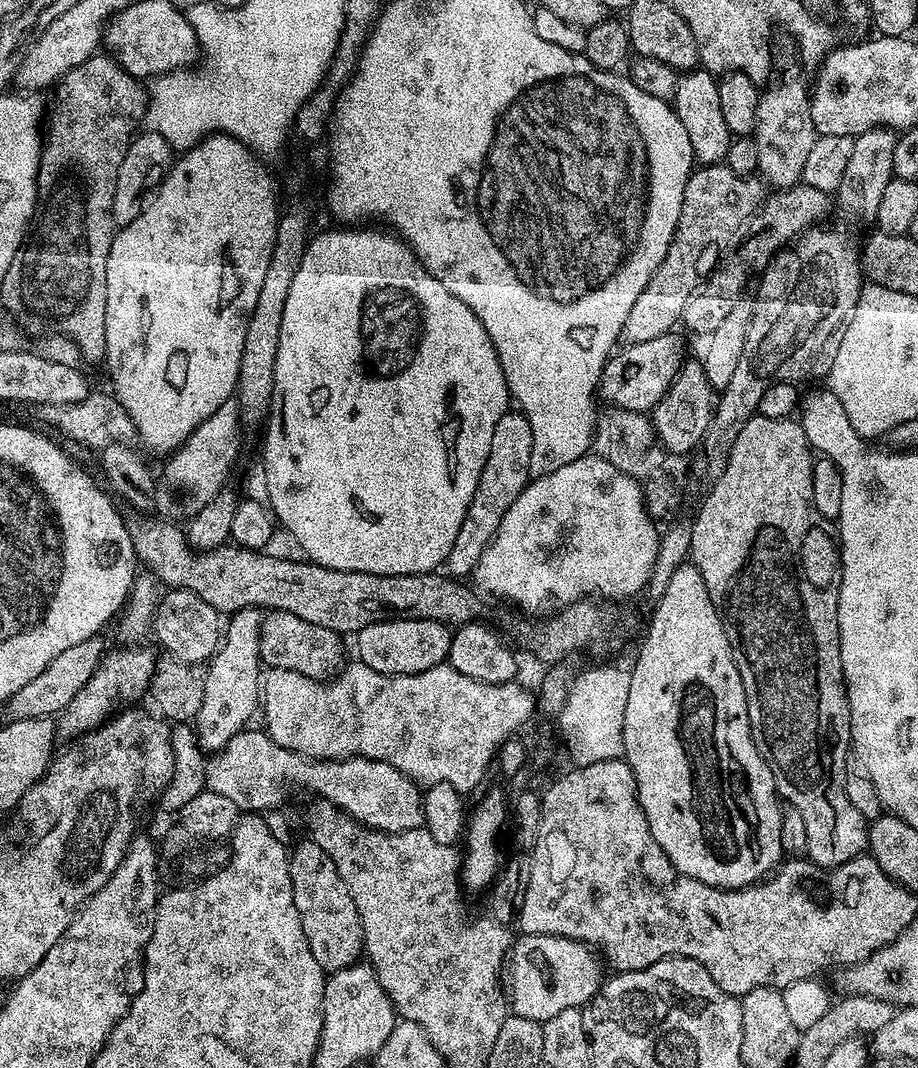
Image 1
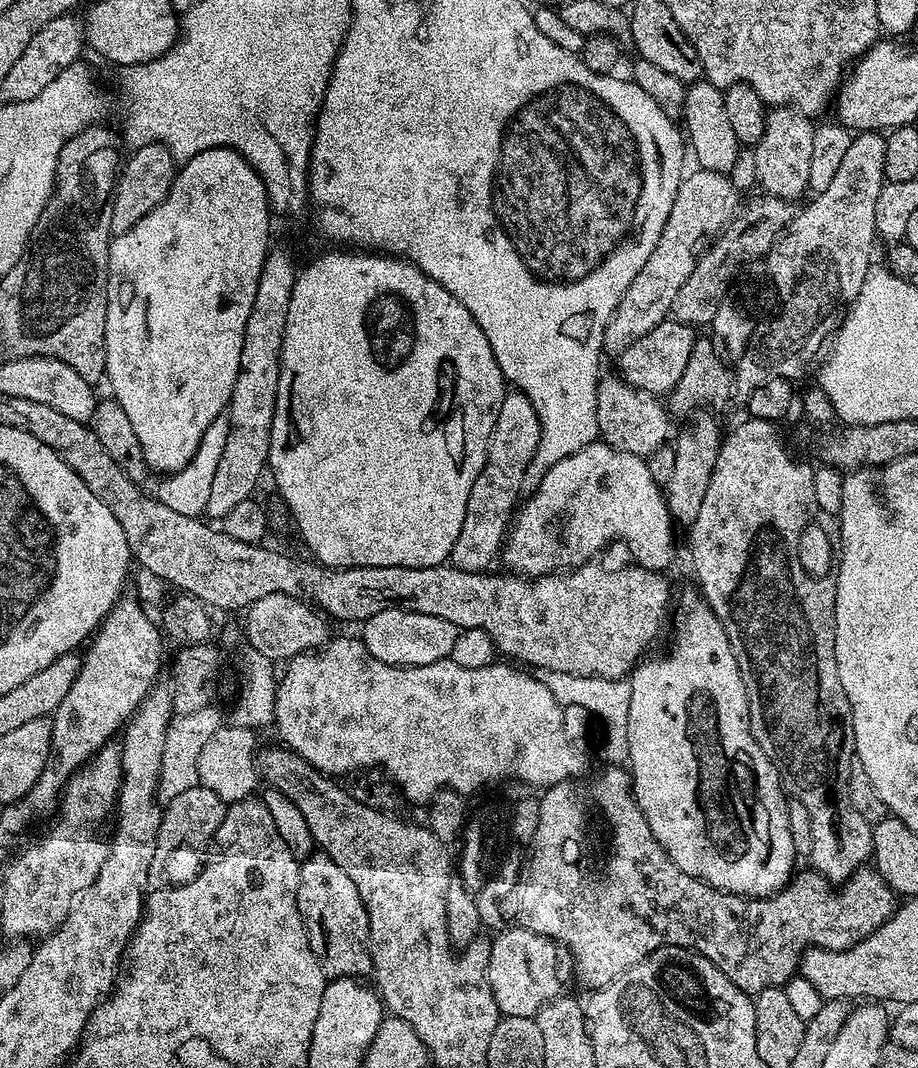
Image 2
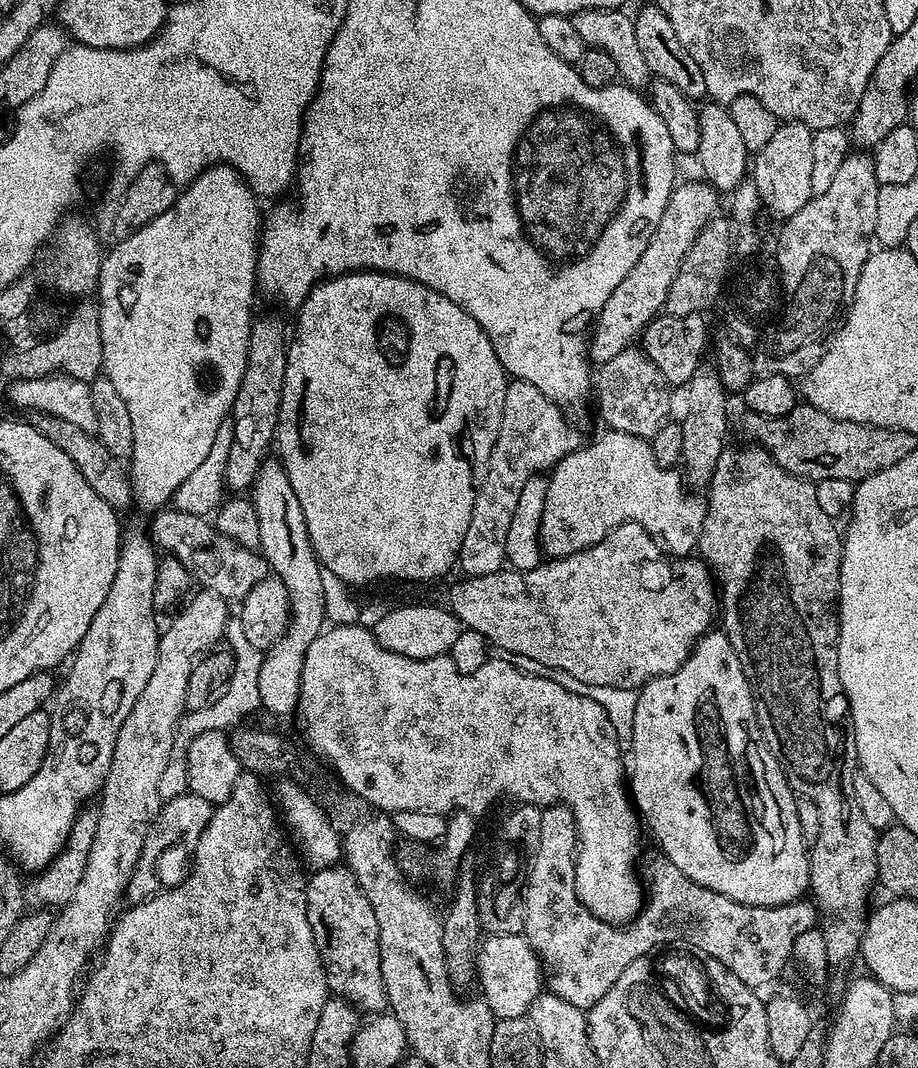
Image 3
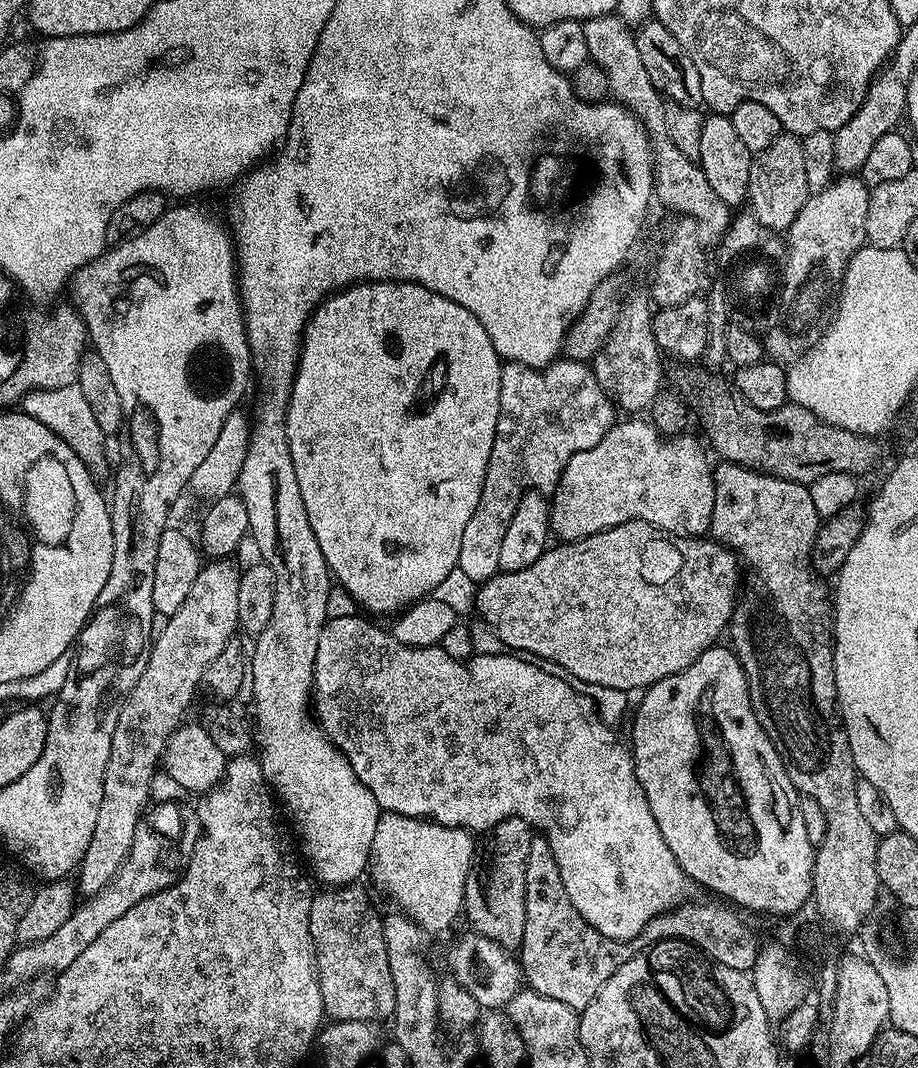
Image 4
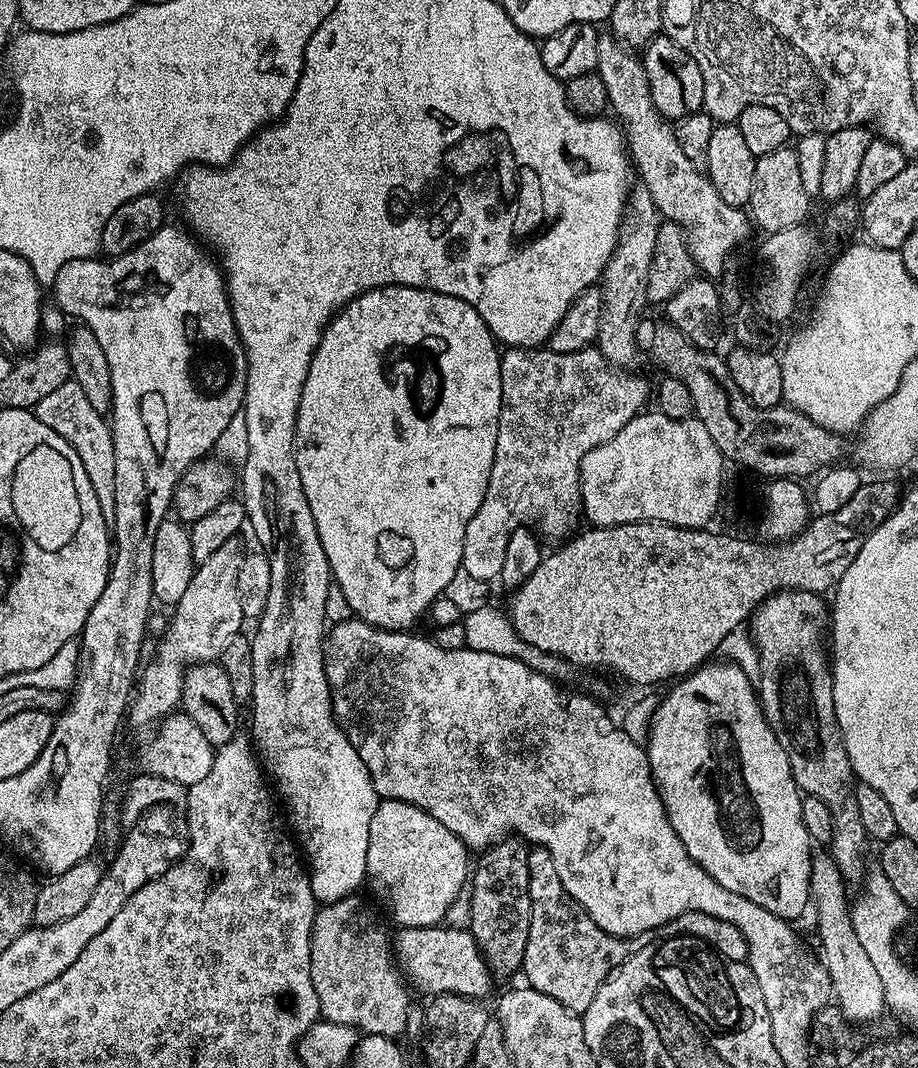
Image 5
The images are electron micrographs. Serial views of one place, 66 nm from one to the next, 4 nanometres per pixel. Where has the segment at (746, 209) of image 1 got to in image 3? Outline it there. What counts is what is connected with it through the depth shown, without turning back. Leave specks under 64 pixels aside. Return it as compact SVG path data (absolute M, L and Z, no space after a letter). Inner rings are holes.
M700 178L688 180L685 184L680 182L673 187L666 202L666 210L662 210L662 218L652 232L650 242L646 242L646 250L642 250L642 258L638 258L638 262L634 262L634 270L630 270L630 274L618 282L606 306L595 313L588 340L588 359L593 365L610 362L610 358L631 347L644 328L661 315L667 302L667 292L678 274L679 264L698 238L699 232L717 215L719 199L721 197L716 189Z

